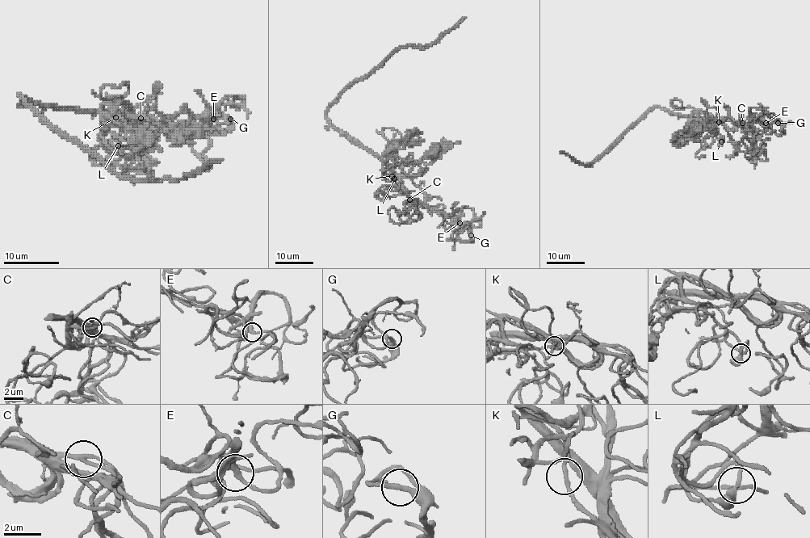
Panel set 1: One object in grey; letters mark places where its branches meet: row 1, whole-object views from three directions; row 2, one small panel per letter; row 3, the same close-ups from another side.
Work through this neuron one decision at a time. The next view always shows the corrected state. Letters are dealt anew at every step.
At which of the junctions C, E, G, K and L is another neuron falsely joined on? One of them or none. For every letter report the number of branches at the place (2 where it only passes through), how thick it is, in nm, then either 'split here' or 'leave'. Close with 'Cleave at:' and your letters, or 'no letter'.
C: 2 branches meet; 240 nm thick; leave
E: 2 branches meet; 240 nm thick; leave
G: 2 branches meet; 280 nm thick; leave
K: 2 branches meet; 220 nm thick; leave
L: 2 branches meet; 320 nm thick; leave
Cleave at: no letter

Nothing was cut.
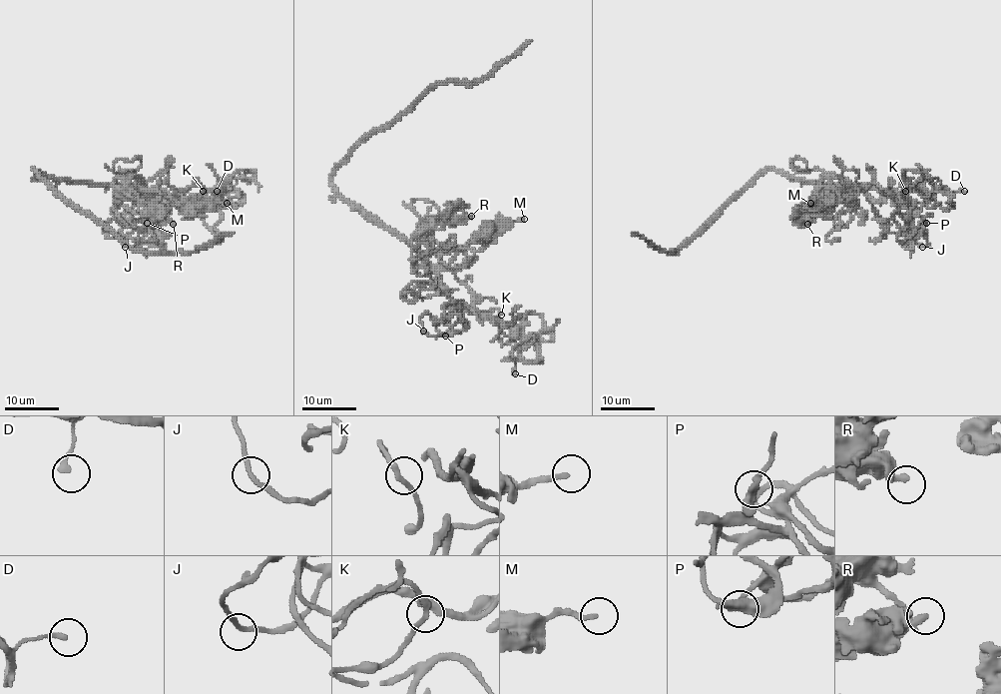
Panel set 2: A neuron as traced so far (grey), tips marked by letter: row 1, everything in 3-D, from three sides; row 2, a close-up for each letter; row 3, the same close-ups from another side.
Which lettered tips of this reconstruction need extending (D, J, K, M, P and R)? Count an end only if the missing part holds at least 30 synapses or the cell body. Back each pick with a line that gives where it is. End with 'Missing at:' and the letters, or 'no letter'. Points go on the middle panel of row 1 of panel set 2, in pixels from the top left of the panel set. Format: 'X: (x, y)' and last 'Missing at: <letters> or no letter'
Missing at: no letter

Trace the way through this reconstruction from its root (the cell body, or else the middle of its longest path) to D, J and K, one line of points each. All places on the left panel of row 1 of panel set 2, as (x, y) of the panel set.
D: (84, 183), (143, 186), (177, 198), (192, 187), (216, 191), (223, 182), (205, 198), (213, 201), (217, 191)
J: (84, 183), (143, 186), (155, 195), (151, 217), (139, 231), (143, 239), (136, 246), (125, 247)
K: (84, 183), (143, 186), (150, 192), (166, 198), (179, 198), (198, 184), (203, 191)

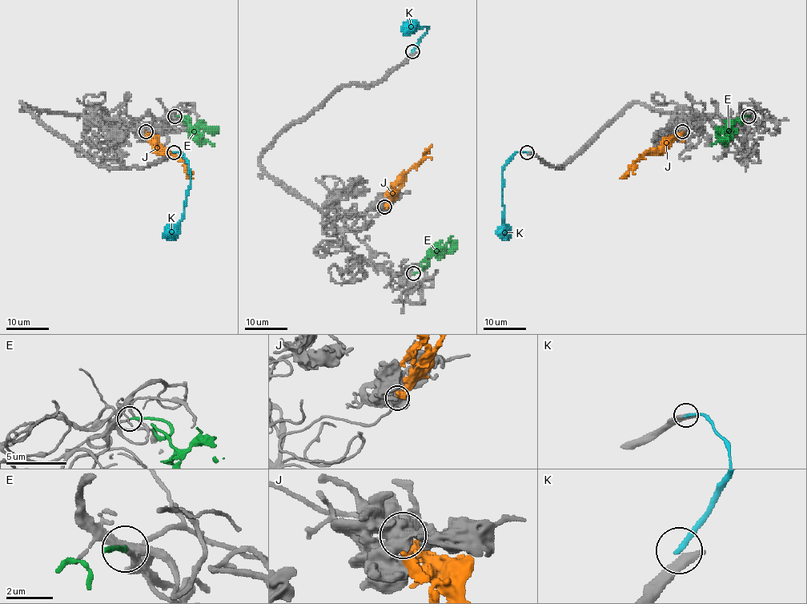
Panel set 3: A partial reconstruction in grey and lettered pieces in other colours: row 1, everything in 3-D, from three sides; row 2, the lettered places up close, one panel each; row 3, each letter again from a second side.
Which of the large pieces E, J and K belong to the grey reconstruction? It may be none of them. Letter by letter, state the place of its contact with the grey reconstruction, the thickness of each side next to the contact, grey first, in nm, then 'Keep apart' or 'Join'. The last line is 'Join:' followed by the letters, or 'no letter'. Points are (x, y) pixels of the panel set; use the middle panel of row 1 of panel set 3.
E: Touches grey at (413, 273). Thickness 150 nm (grey) against 200 nm. Join
J: Touches grey at (384, 207). Thickness 700 nm (grey) against 400 nm. Keep apart
K: Touches grey at (412, 51). Thickness 500 nm (grey) against 240 nm. Keep apart
Join: E

